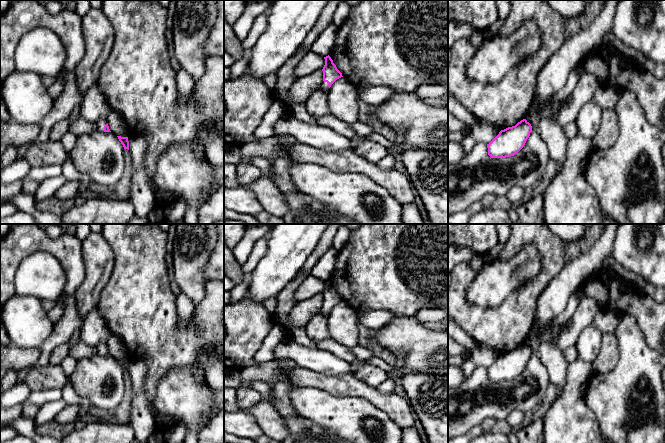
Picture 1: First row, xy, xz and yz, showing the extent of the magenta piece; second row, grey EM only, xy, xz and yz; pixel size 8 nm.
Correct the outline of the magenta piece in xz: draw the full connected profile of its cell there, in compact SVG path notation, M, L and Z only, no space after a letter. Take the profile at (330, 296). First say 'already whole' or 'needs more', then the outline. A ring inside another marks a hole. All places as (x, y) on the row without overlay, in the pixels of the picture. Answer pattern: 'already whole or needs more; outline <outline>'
needs more; outline M328 279L324 281L325 289L322 293L323 295L323 306L321 312L324 314L329 314L331 309L339 302L343 301L342 297L337 293L336 289L333 287L333 284Z

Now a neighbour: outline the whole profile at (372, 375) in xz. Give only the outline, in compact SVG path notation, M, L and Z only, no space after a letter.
M334 340L321 341L316 343L317 348L332 352L337 357L345 360L348 363L355 363L358 365L355 377L369 386L378 387L389 376L390 373L382 370L381 368L368 364L363 359L357 358L347 347L337 343Z

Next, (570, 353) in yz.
M571 346L568 347L565 351L564 351L564 356L565 359L568 363L573 362L574 360L576 360L578 358L578 354L577 354L577 349L575 346Z

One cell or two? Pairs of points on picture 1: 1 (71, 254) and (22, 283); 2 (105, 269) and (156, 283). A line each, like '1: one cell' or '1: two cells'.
1: two cells
2: two cells

